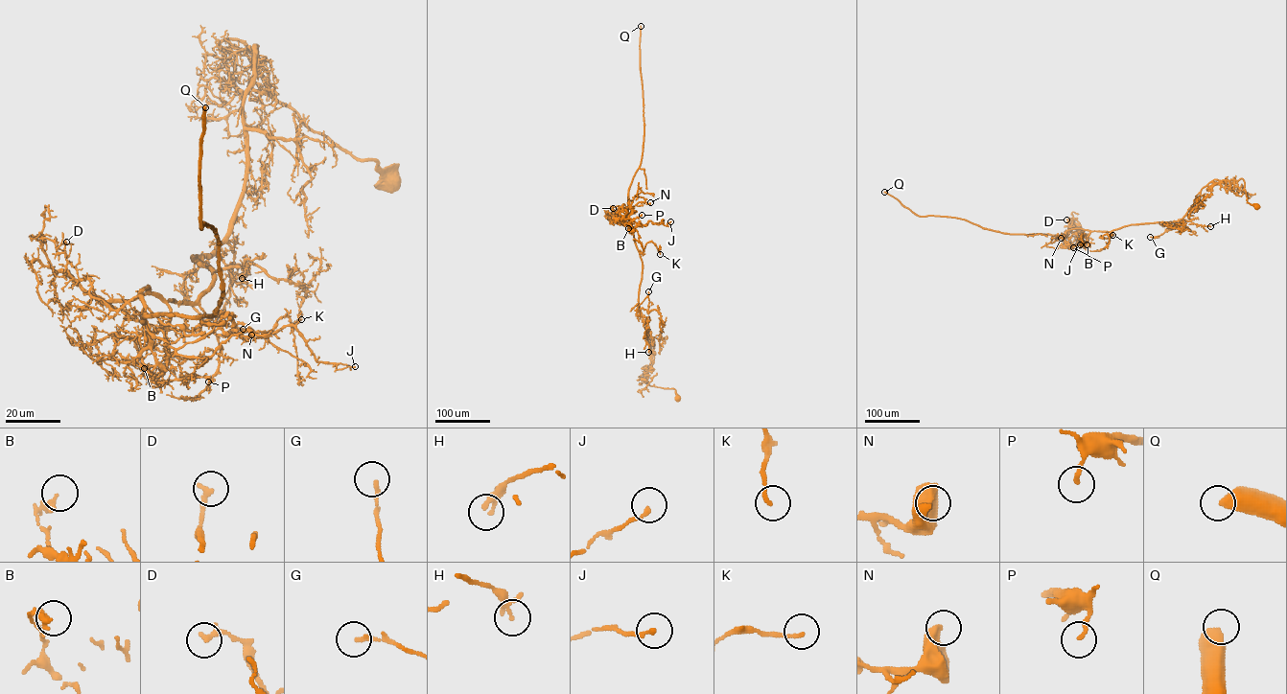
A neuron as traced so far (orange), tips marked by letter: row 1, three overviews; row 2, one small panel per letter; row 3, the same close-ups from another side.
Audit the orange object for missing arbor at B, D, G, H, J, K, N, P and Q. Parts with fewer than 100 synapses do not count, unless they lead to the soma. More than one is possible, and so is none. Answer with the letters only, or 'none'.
Q

